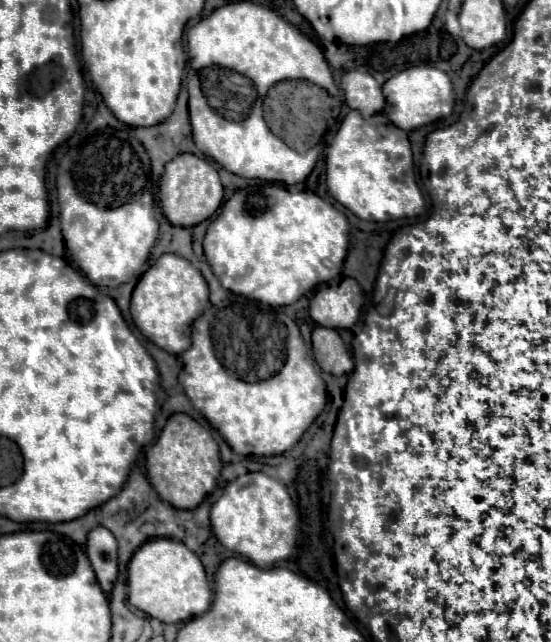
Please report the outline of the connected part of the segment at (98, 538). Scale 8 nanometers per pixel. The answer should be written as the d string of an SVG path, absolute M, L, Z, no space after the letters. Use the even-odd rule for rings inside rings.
M98 525L88 533L86 555L92 563L96 579L104 593L112 591L114 579L118 575L118 543L112 531Z

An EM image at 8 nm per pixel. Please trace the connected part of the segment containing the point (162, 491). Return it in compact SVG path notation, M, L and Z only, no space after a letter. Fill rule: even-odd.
M174 413L164 425L158 441L146 451L148 481L158 491L160 499L176 509L194 509L216 487L222 469L218 443L206 427L186 413Z

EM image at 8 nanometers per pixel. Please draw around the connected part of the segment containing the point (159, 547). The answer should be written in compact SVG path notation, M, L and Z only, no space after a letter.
M150 539L128 563L128 601L162 623L178 623L206 613L212 603L212 589L202 561L182 541Z

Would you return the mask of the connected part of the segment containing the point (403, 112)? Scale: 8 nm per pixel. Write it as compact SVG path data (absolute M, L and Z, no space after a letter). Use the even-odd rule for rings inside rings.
M428 65L410 67L390 77L384 83L384 97L386 97L386 107L384 107L386 117L404 131L412 131L422 125L434 123L442 117L448 117L454 109L454 89L450 77L444 71Z

